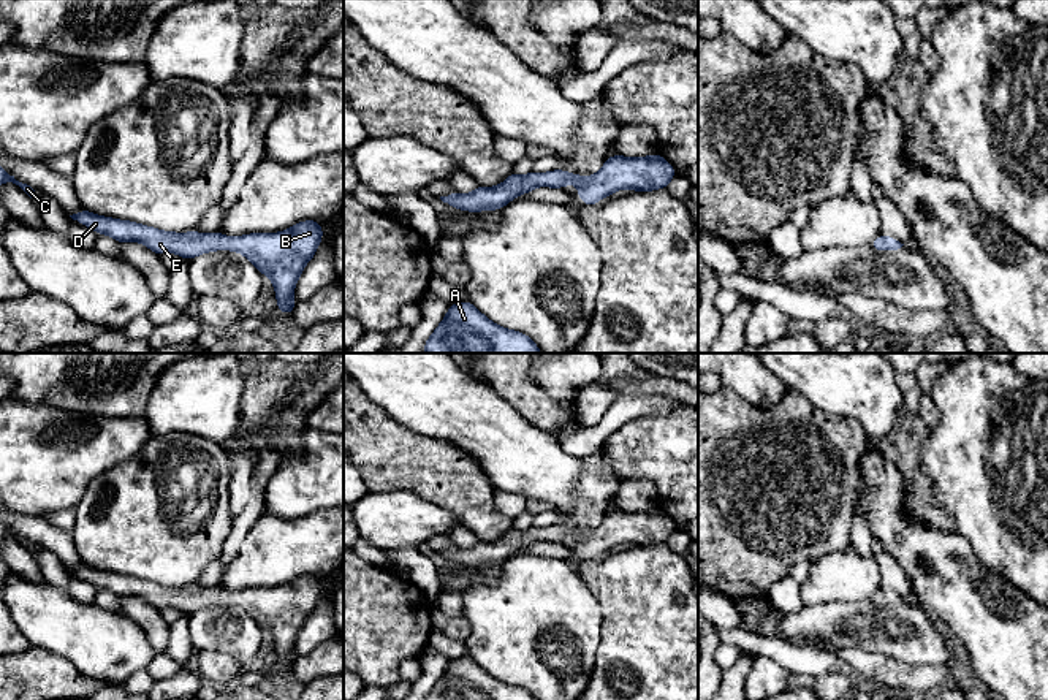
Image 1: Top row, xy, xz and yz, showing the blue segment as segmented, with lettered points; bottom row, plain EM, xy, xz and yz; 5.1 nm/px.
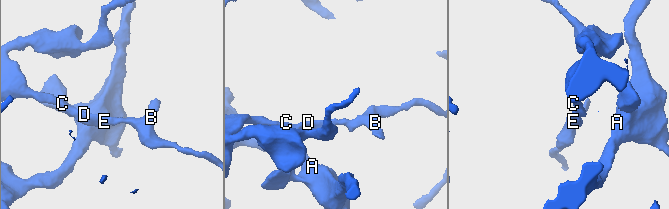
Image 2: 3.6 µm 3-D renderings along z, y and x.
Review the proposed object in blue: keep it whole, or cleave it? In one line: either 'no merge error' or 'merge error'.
no merge error

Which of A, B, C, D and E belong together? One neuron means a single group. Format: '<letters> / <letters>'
A B C D E

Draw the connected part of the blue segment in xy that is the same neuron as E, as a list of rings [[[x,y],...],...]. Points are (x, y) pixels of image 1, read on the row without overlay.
[[[89,565],[70,570],[73,575],[92,583],[97,589],[108,589],[122,597],[141,597],[157,610],[173,607],[180,613],[195,613],[214,605],[242,608],[256,624],[268,630],[275,645],[279,668],[291,668],[296,637],[304,621],[313,613],[323,584],[317,575],[304,575],[280,588],[252,588],[228,592],[223,588],[173,588],[161,586],[136,576],[101,572]]]

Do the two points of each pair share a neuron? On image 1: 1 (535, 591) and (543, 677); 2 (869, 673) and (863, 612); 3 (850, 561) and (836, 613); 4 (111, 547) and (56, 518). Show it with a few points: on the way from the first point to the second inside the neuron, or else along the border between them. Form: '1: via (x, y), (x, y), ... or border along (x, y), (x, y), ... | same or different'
1: via (535, 612), (529, 632), (534, 656) | same
2: border along (831, 645), (877, 651), (904, 661) | different
3: border along (868, 599), (803, 605) | different
4: border along (75, 509), (75, 524), (70, 529) | different

